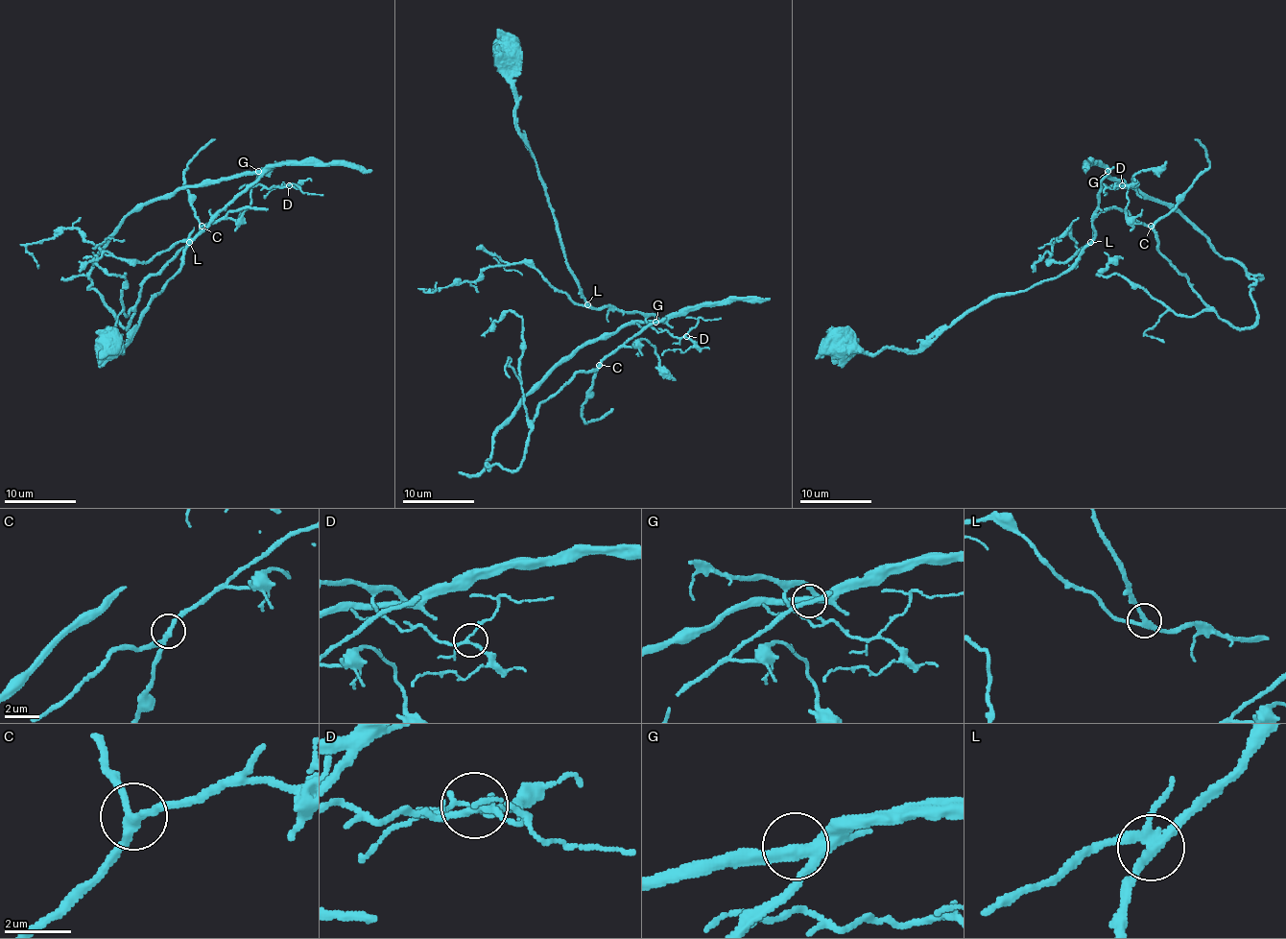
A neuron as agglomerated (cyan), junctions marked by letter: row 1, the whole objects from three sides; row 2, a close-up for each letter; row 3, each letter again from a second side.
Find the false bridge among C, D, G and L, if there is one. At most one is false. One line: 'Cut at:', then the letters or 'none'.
Cut at: none

